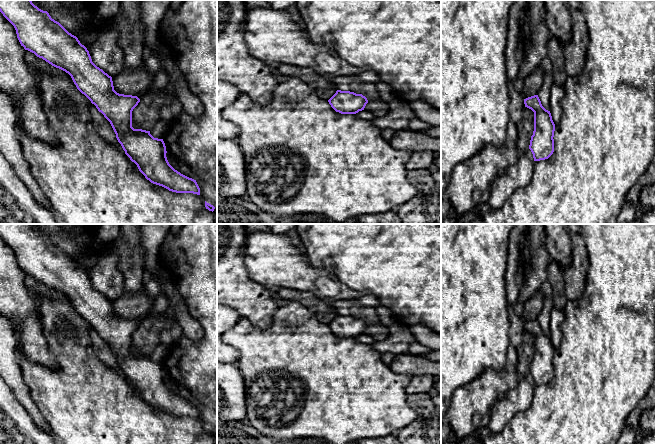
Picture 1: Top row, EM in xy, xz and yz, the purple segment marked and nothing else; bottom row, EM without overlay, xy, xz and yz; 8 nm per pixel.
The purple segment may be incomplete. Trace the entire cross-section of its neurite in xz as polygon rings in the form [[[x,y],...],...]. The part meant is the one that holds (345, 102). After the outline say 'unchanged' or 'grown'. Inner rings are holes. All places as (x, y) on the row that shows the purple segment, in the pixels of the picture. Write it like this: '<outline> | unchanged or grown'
[[[337,90],[328,102],[336,112],[341,114],[356,114],[364,110],[368,100],[362,94]]] | unchanged

